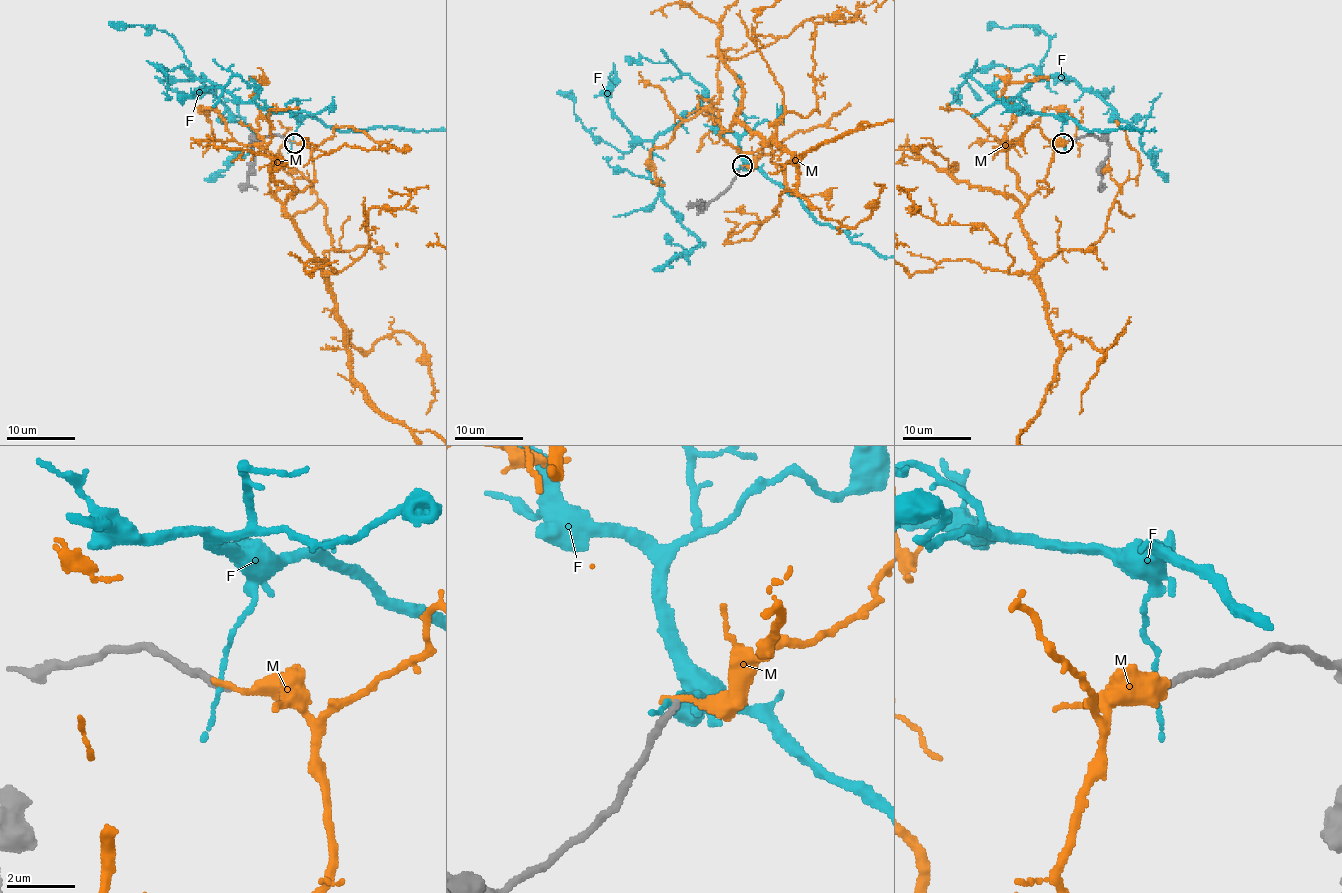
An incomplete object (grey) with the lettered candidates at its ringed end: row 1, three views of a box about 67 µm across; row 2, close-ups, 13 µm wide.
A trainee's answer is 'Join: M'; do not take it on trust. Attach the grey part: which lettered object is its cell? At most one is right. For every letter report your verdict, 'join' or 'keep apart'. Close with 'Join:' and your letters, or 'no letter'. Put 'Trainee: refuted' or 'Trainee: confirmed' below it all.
F: keep apart
M: keep apart
Join: no letter
Trainee: refuted

